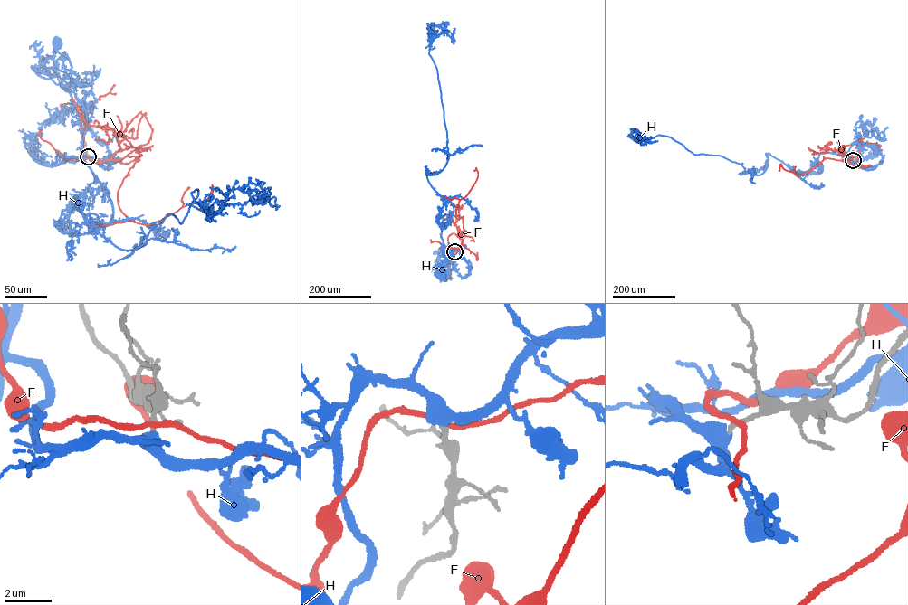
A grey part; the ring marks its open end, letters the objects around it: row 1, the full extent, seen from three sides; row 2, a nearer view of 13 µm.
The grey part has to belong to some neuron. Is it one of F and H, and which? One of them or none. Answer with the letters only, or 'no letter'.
H

